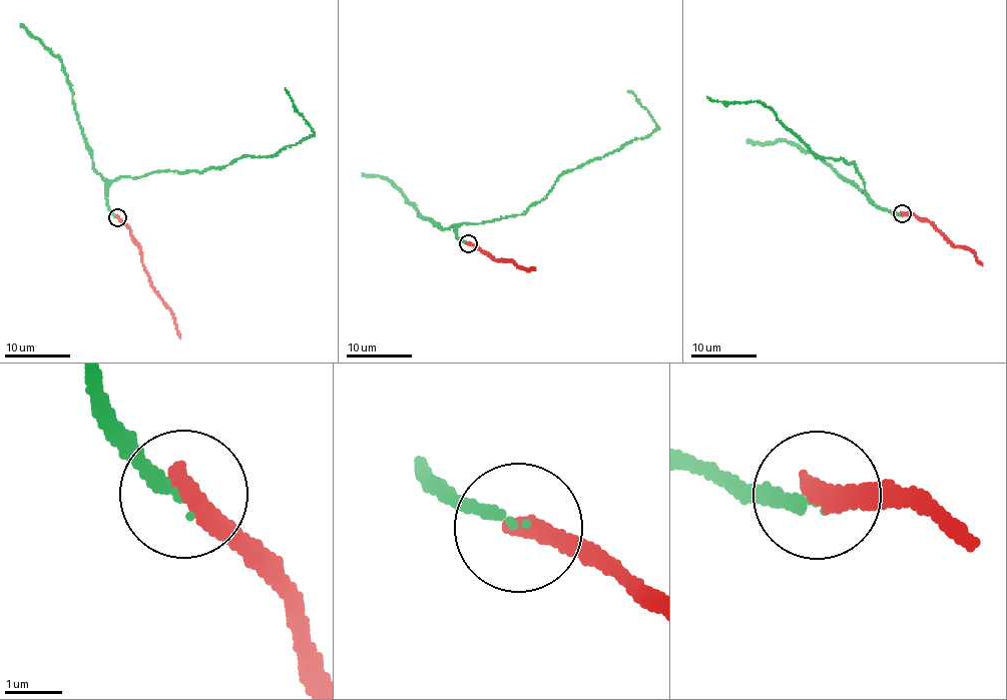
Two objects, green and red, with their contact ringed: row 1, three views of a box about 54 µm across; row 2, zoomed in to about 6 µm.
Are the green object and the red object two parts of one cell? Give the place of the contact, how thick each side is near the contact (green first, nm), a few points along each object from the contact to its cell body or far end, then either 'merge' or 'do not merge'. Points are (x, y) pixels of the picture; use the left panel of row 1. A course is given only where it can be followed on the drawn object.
at (117, 217); 180 nm thick on the green side, 360 nm on the other; green runs (117, 218), (106, 200), (115, 179), (200, 172), (247, 156), (266, 157), (311, 136), (312, 127), (285, 88); red runs (117, 218), (123, 222), (141, 252), (140, 261), (153, 288), (174, 316), (180, 338); merge

